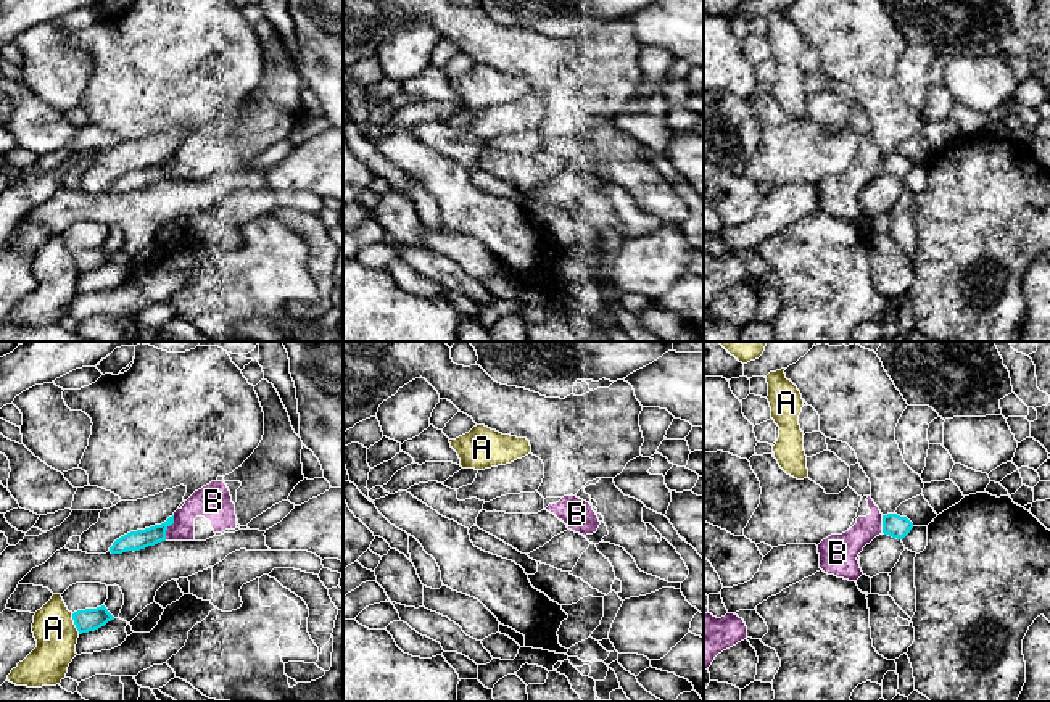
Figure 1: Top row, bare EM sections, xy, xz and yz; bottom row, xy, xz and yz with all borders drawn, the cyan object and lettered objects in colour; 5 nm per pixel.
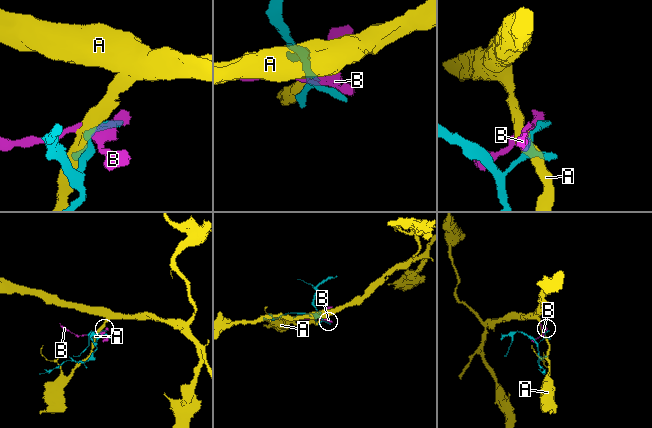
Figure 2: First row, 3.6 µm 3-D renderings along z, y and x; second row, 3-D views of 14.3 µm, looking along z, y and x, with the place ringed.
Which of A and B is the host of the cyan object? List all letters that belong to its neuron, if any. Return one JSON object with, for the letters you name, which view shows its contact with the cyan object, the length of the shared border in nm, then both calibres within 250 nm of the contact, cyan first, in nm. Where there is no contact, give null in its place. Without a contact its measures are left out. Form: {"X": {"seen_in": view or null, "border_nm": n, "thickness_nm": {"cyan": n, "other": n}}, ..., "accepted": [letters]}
{"accepted": []}

